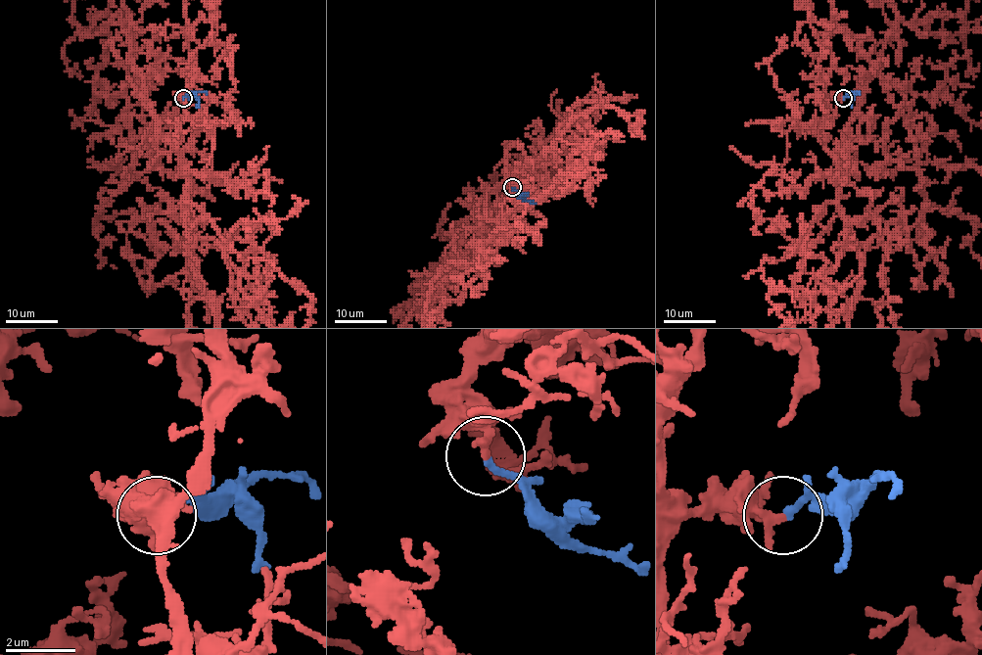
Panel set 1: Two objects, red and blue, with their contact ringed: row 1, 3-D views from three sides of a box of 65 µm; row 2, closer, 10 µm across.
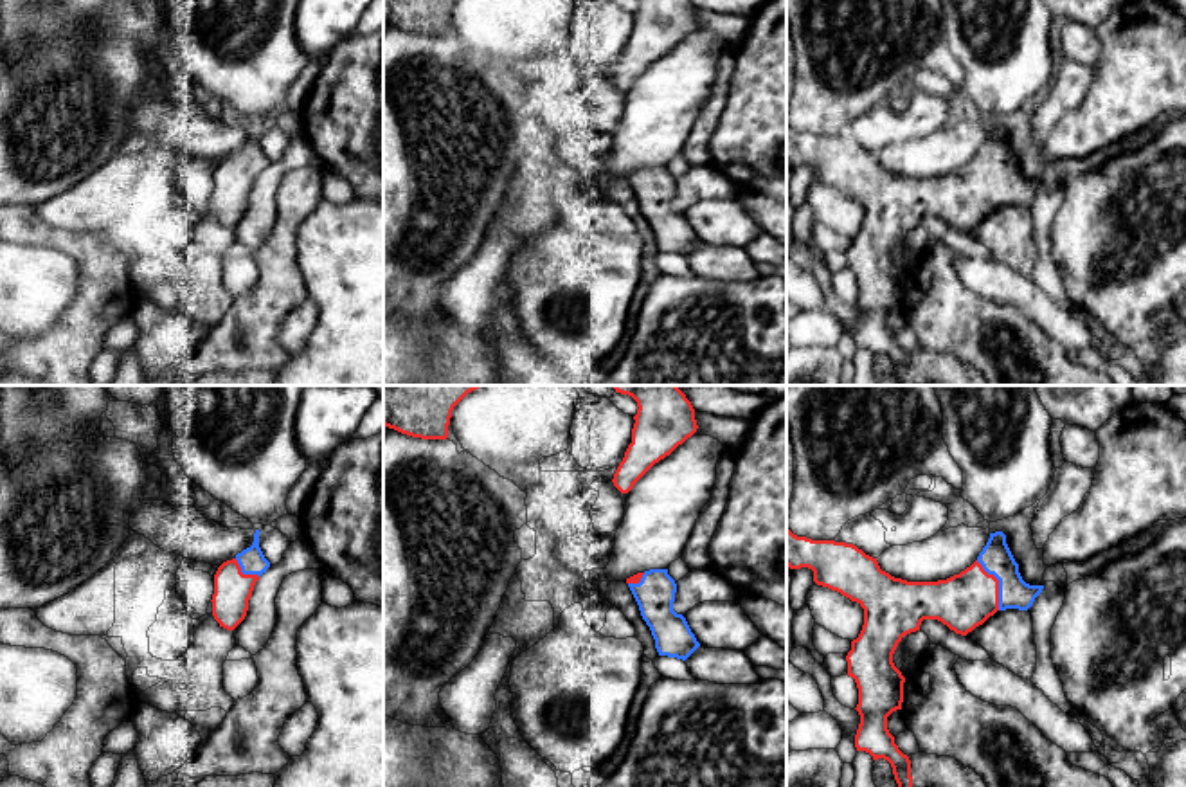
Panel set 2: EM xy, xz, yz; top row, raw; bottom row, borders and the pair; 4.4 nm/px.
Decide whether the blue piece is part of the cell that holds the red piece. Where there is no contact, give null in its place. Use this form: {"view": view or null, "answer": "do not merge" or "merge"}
{"view": "yz", "answer": "merge"}

